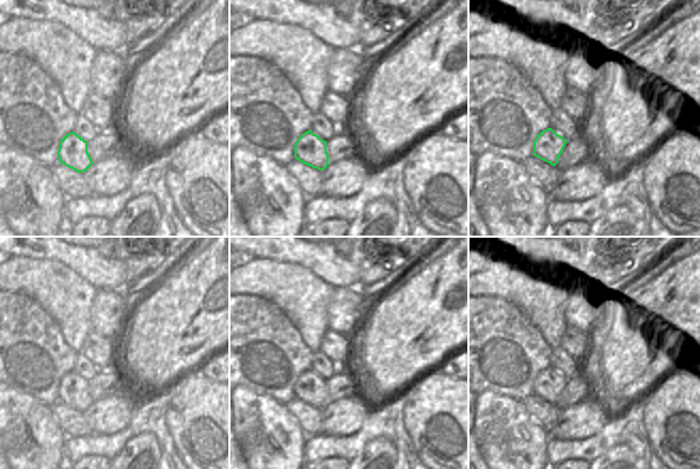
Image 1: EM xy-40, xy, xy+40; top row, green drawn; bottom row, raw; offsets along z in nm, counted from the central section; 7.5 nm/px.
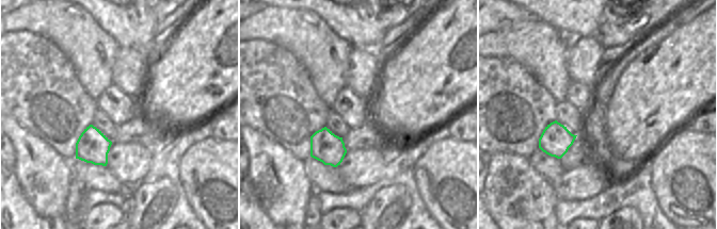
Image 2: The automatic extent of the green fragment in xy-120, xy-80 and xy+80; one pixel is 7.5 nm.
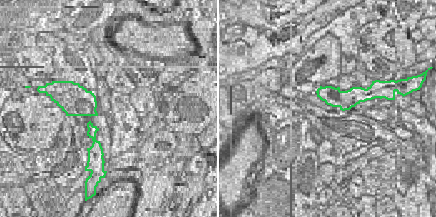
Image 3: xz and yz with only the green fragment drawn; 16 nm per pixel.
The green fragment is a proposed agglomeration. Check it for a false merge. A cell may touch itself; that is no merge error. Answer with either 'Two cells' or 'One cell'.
Two cells.

